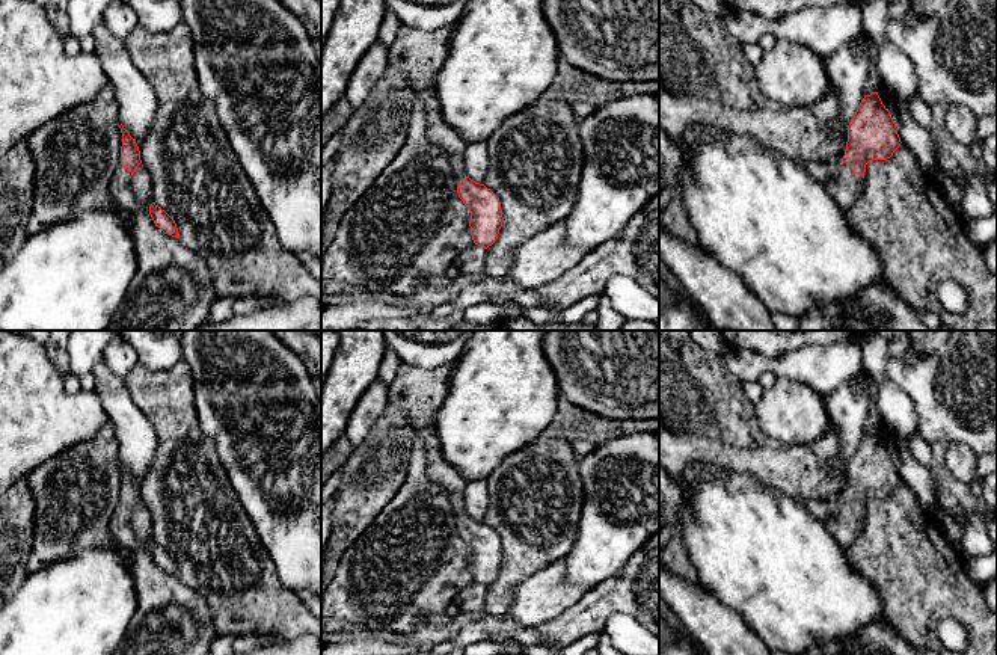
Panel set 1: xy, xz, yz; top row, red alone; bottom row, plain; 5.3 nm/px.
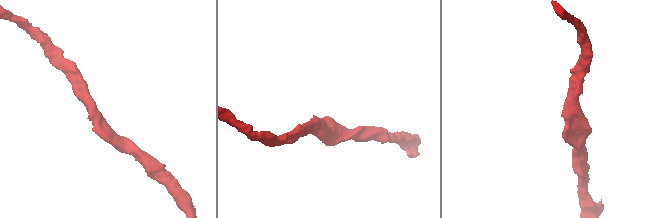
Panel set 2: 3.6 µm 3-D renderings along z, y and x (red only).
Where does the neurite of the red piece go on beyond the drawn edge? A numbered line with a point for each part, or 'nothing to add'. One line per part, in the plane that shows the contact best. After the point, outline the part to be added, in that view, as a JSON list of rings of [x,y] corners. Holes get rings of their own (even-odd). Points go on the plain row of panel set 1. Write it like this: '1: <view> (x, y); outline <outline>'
1: yz (837, 516); outline [[[805,500],[804,504],[843,549],[848,549],[864,528],[864,516],[843,500]]]

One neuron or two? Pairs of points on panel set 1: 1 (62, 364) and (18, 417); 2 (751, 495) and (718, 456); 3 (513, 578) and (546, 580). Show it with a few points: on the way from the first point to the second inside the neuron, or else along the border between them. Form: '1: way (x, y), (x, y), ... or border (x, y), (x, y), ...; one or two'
1: border (44, 346), (49, 359), (62, 376); two
2: border (696, 461), (747, 471), (763, 483); two
3: border (555, 560), (531, 572), (515, 589), (509, 610); two

